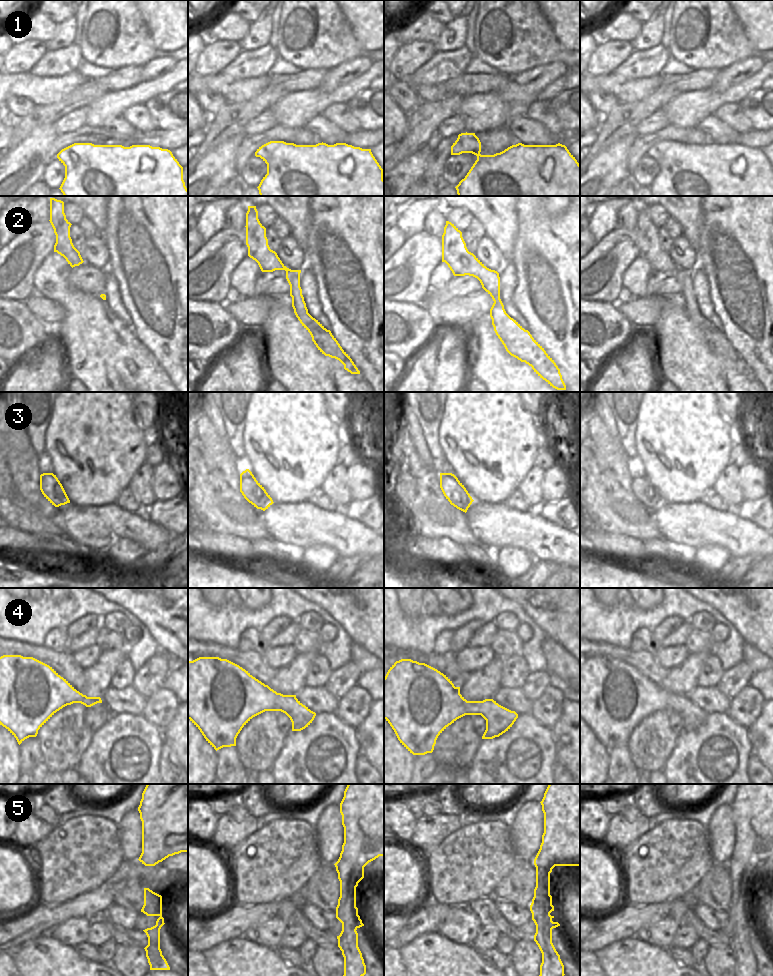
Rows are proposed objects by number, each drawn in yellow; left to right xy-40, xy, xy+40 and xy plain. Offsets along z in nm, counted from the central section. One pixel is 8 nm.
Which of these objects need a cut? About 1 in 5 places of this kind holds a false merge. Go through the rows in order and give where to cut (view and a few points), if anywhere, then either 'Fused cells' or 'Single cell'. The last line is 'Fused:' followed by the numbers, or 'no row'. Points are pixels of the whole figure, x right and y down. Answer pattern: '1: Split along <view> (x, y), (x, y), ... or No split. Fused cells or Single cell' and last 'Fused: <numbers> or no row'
1: No split. Single cell
2: No split. Single cell
3: No split. Single cell
4: No split. Single cell
5: No split. Single cell
Fused: no row

